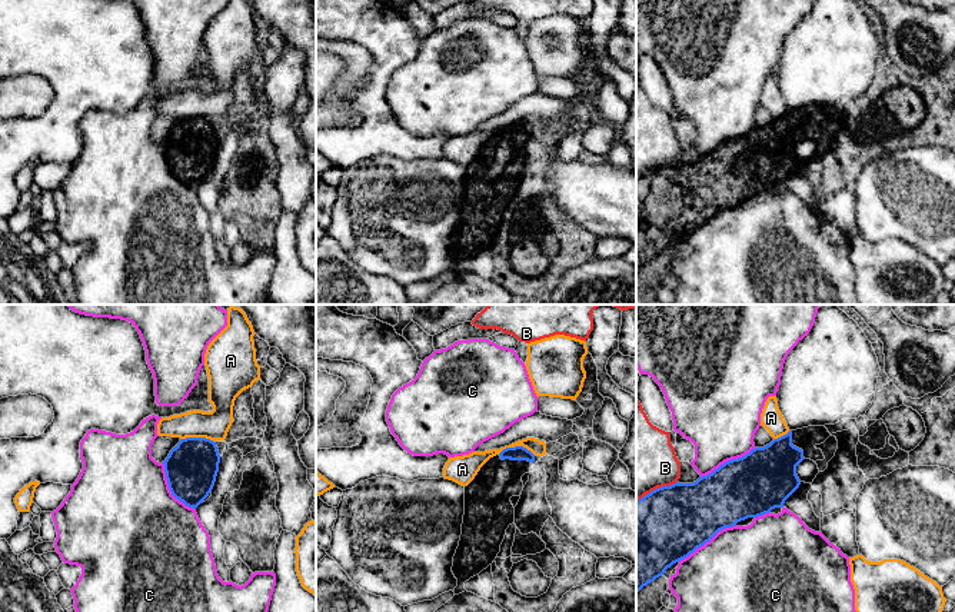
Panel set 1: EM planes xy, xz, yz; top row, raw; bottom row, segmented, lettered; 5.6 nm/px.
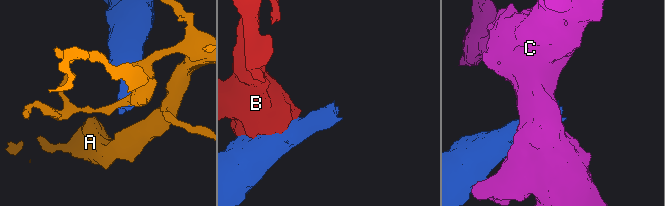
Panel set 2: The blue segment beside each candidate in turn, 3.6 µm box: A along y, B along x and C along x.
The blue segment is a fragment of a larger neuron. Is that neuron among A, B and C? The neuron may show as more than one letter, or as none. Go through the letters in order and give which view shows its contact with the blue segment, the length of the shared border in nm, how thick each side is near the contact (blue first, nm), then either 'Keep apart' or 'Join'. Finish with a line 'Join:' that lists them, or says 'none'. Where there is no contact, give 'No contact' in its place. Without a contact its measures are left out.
A: Touches blue in xz. Shared border 220 nm. Thickness 80 nm (blue) against 100 nm. Keep apart
B: Touches blue in yz. Shared border 260 nm. Thickness 420 nm (blue) against 400 nm. Keep apart
C: Touches blue in xy. Shared border 320 nm. Thickness 300 nm (blue) against 500 nm. Keep apart
Join: none

